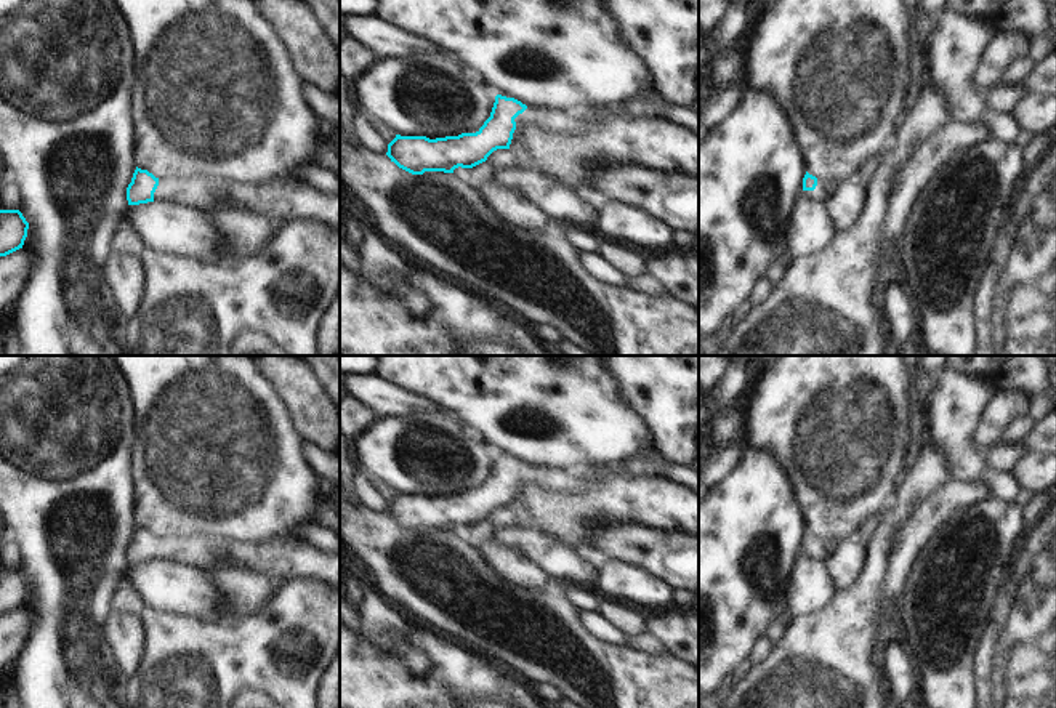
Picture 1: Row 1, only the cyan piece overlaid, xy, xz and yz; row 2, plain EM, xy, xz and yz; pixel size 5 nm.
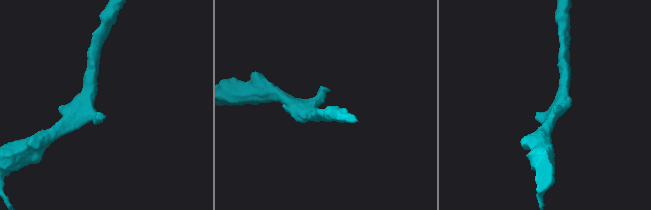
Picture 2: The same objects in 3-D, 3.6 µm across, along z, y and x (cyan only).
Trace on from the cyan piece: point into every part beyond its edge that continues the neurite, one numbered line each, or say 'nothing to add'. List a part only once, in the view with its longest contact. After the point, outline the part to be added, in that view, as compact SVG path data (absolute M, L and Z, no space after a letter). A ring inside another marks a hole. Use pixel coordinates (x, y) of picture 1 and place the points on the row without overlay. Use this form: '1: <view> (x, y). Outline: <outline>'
1: xz (561, 481). Outline: M527 465L527 468L514 477L516 485L524 479L543 481L550 489L559 493L577 492L586 484L583 477L574 476L569 469L556 469L551 466Z

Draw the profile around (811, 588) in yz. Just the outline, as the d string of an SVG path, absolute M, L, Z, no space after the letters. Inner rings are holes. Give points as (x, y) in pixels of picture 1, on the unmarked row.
M804 553L793 564L788 581L787 607L790 615L801 618L822 610L832 602L838 588L828 575L825 562Z

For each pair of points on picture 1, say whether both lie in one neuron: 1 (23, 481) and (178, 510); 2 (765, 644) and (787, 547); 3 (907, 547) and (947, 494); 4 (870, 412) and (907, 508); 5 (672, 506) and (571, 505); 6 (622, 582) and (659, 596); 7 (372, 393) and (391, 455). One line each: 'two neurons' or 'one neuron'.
1: two neurons
2: two neurons
3: one neuron
4: two neurons
5: one neuron
6: one neuron
7: two neurons

